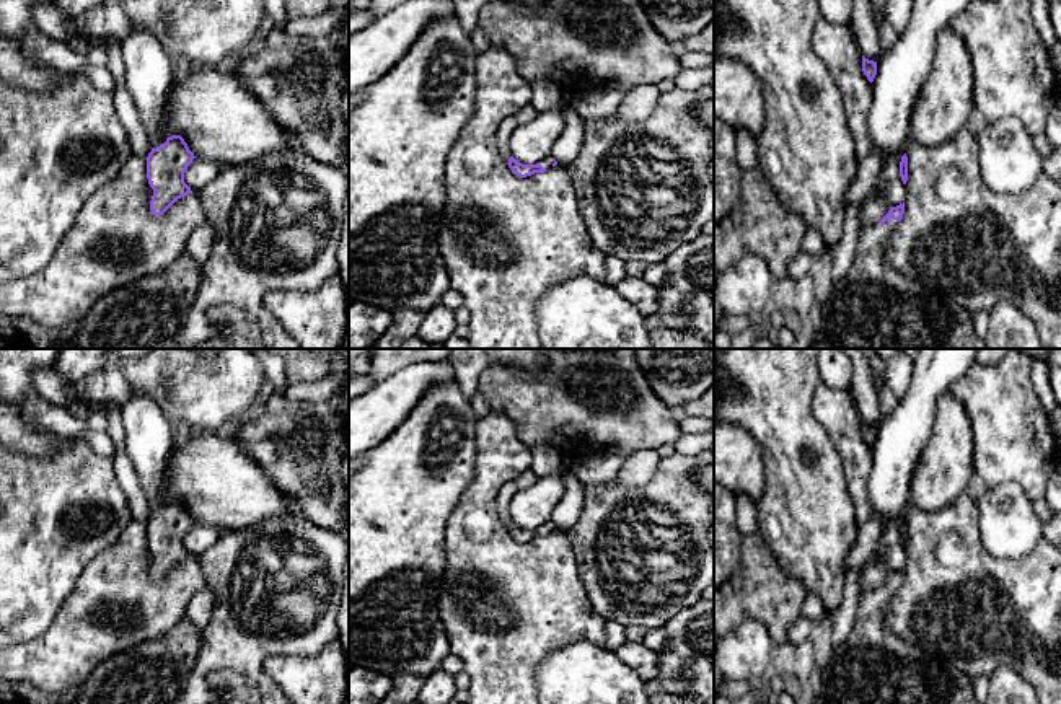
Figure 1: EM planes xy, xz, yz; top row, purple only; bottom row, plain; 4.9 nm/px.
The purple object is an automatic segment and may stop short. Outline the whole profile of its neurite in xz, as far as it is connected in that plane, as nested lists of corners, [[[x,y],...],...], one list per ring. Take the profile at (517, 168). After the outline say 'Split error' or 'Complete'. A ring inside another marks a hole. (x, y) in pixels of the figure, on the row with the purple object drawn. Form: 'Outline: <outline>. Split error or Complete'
Outline: [[[549,155],[536,165],[523,165],[523,163],[517,161],[513,156],[510,156],[507,165],[513,174],[517,174],[520,178],[526,178],[526,176],[531,176],[535,173],[544,173],[551,166],[556,166],[557,161]]]. Split error

